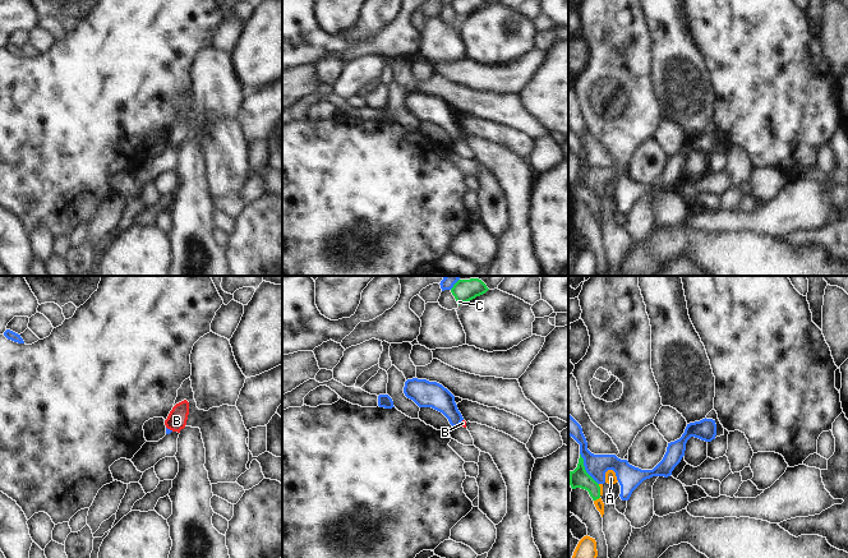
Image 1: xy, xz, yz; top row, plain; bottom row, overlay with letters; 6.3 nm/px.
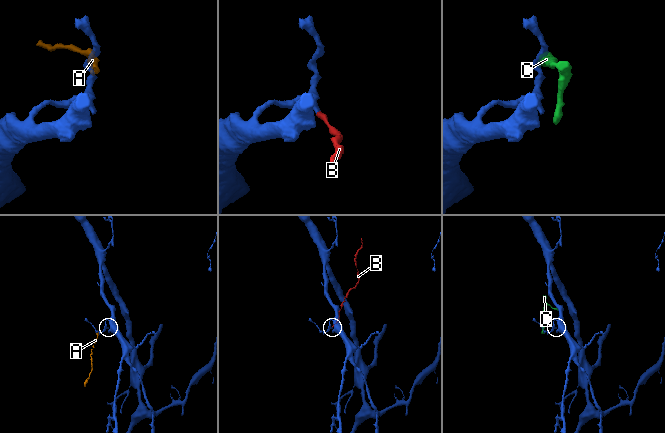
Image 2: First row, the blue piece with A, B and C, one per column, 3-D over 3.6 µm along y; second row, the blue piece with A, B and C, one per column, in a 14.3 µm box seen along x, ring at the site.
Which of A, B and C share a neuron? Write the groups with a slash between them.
A C / B

